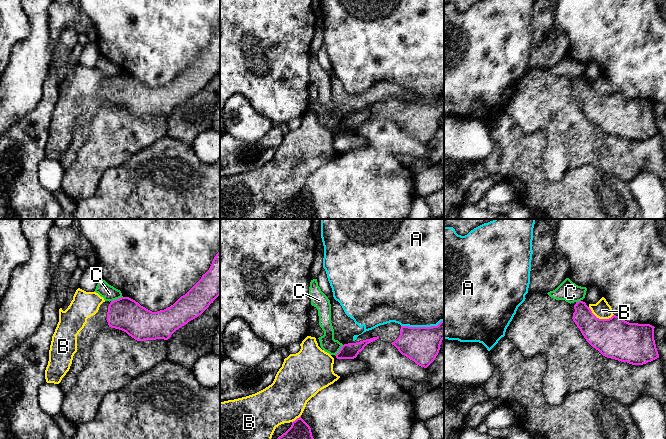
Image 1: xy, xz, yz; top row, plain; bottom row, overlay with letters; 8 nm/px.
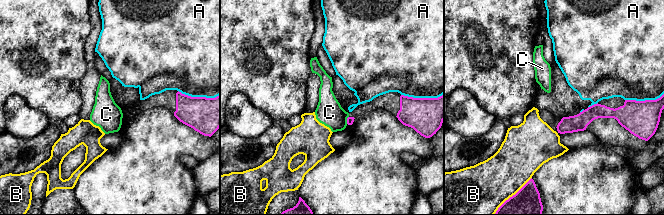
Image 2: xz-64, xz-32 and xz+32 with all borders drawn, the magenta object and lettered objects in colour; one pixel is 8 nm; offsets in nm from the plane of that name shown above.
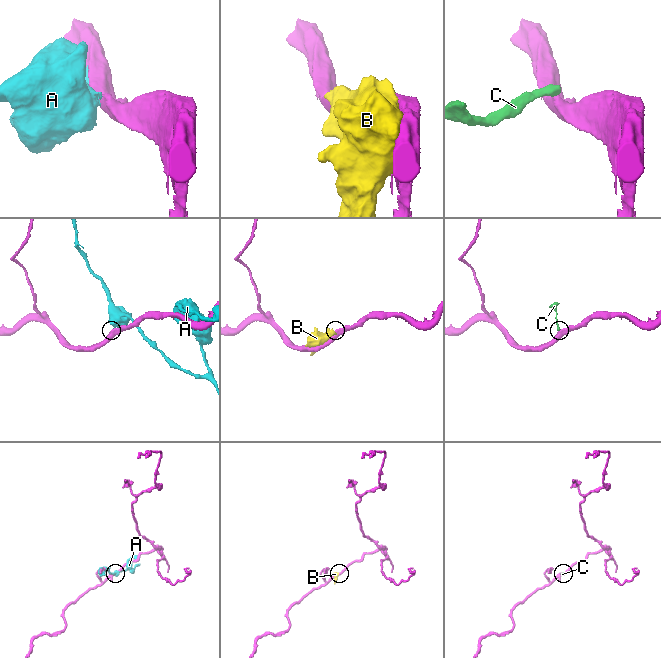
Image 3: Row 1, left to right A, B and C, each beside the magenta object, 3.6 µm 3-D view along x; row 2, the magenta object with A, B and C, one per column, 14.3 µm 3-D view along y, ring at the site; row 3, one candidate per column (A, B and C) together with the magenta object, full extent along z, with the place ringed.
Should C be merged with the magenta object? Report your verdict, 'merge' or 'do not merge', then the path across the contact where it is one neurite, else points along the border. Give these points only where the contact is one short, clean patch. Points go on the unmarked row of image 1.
do not merge | along xy (122, 72), (111, 77)

